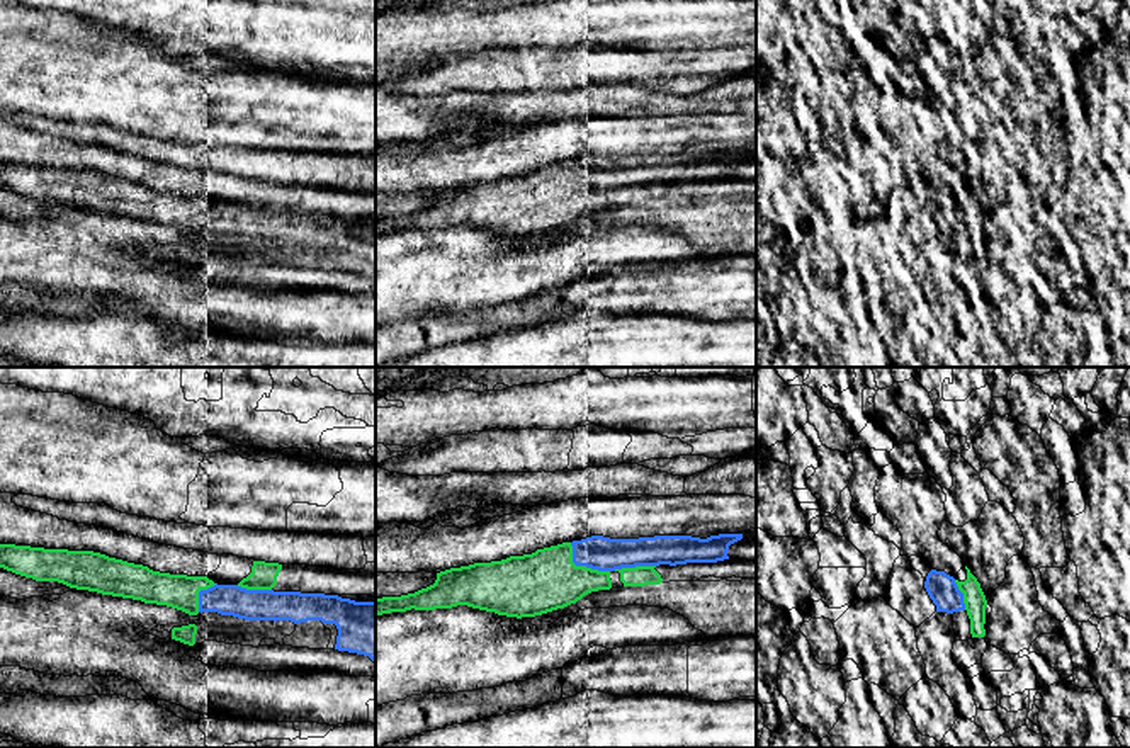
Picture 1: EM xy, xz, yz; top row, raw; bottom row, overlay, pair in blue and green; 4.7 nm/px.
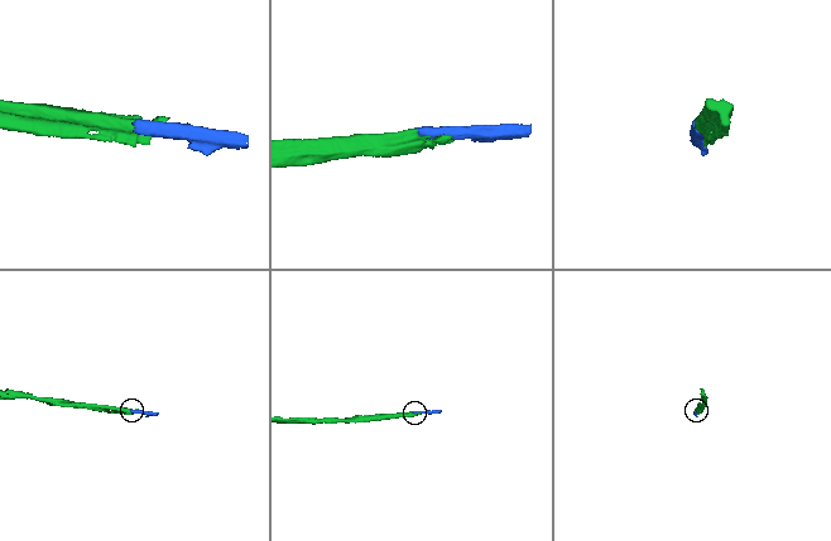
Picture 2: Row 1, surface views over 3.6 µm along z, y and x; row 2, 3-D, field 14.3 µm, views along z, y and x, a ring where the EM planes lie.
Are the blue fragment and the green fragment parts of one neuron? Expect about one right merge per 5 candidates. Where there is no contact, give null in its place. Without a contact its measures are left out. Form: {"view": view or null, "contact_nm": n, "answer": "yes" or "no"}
{"view": "xz", "contact_nm": 240, "answer": "yes"}

